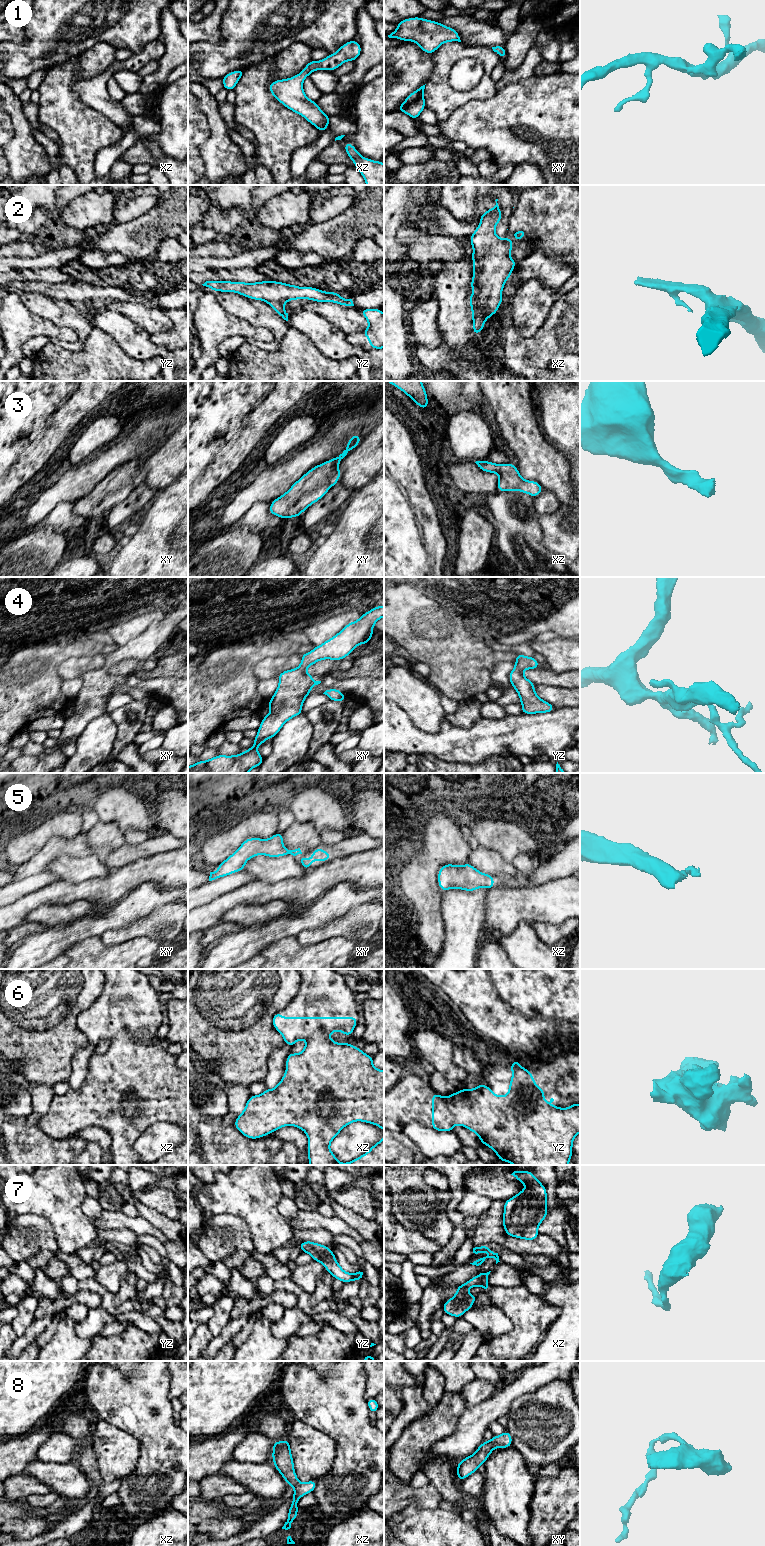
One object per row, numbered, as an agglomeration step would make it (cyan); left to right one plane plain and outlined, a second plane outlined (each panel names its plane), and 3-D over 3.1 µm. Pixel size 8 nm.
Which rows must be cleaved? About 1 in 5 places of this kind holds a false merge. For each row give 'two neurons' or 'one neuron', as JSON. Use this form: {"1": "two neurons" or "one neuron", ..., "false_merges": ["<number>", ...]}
{"1": "one neuron", "2": "one neuron", "3": "one neuron", "4": "one neuron", "5": "one neuron", "6": "one neuron", "7": "one neuron", "8": "one neuron", "false_merges": []}

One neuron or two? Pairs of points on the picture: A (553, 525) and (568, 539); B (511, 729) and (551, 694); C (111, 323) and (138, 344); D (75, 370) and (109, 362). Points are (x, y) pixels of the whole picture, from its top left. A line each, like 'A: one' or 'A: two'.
A: one
B: two
C: one
D: one

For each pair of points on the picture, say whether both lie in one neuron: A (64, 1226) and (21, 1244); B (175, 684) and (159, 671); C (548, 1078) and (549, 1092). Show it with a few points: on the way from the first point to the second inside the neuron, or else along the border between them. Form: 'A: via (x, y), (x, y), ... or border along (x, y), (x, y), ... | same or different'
A: border along (36, 1214), (51, 1225), (58, 1251) | different
B: border along (177, 676), (156, 676), (144, 679) | different
C: via (548, 1081), (548, 1089) | same

